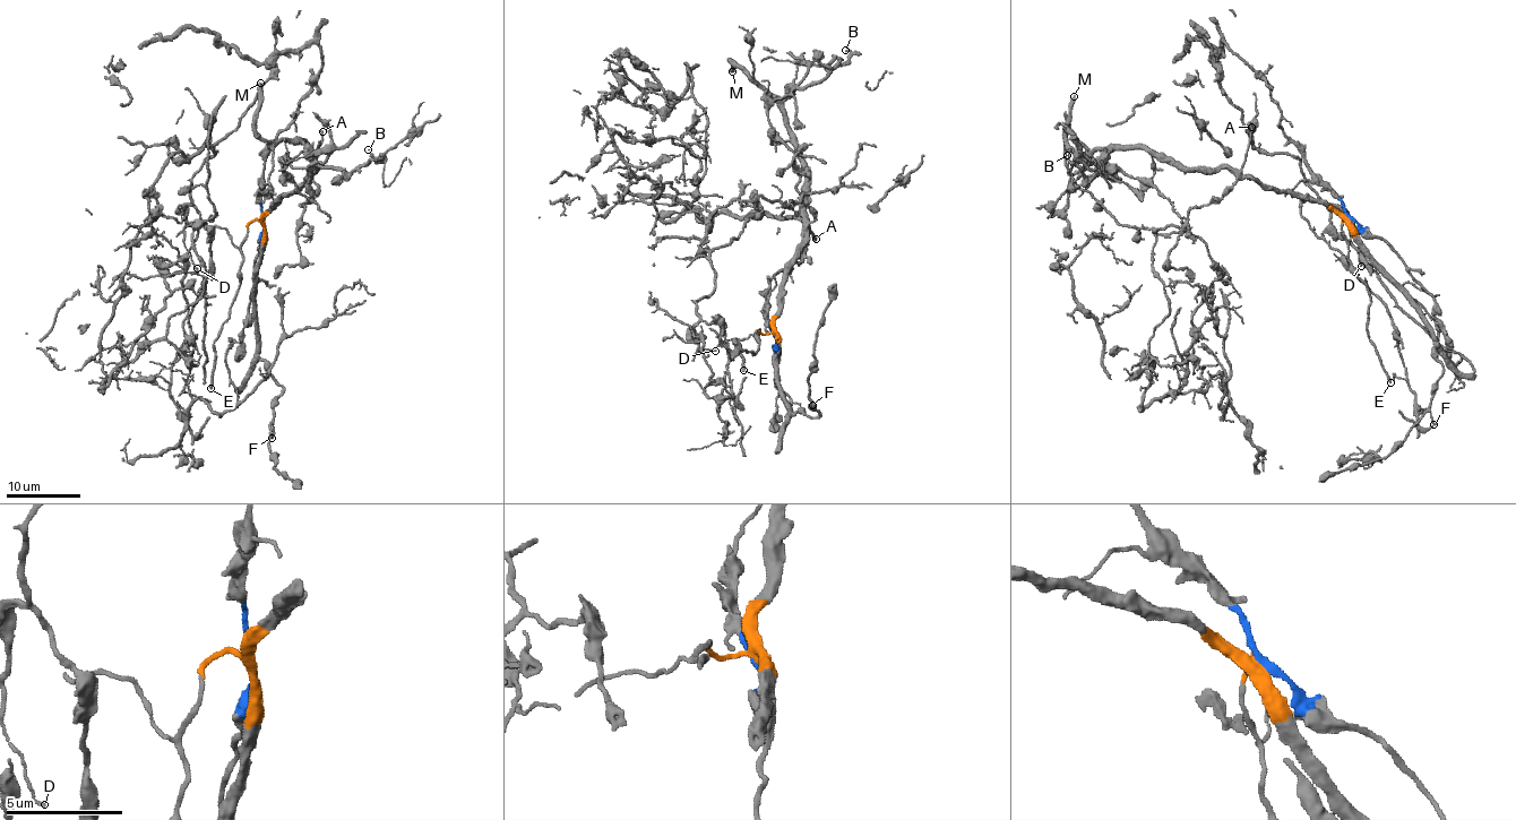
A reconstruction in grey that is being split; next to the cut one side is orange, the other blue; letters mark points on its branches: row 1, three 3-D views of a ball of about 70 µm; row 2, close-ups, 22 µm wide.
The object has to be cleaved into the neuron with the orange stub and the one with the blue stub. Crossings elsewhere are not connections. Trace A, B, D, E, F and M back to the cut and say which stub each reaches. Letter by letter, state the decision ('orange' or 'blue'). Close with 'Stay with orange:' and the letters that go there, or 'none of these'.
A: orange
B: orange
D: blue
E: orange
F: orange
M: orange
Stay with orange: A, B, E, F, M

